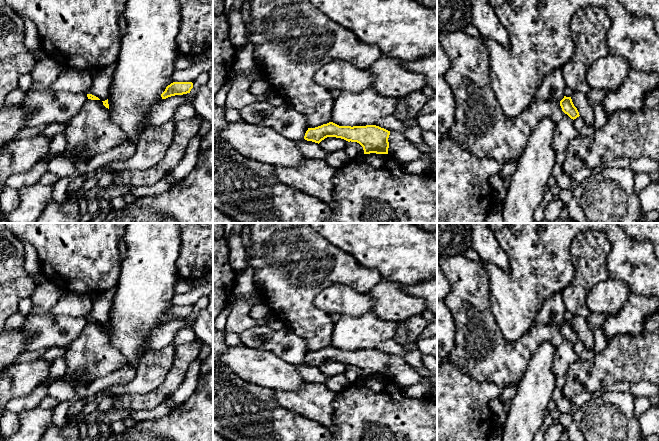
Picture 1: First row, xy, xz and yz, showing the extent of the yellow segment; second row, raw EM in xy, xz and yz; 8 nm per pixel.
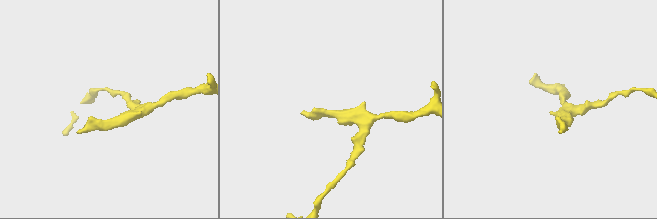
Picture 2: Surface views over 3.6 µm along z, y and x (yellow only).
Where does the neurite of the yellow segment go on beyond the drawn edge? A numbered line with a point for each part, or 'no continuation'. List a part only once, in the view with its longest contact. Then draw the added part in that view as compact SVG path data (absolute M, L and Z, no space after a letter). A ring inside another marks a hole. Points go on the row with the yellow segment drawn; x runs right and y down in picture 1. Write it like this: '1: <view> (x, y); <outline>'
no continuation

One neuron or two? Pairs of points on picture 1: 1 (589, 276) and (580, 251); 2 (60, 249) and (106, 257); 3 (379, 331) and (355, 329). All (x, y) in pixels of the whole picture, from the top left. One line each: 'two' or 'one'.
1: one
2: one
3: one

